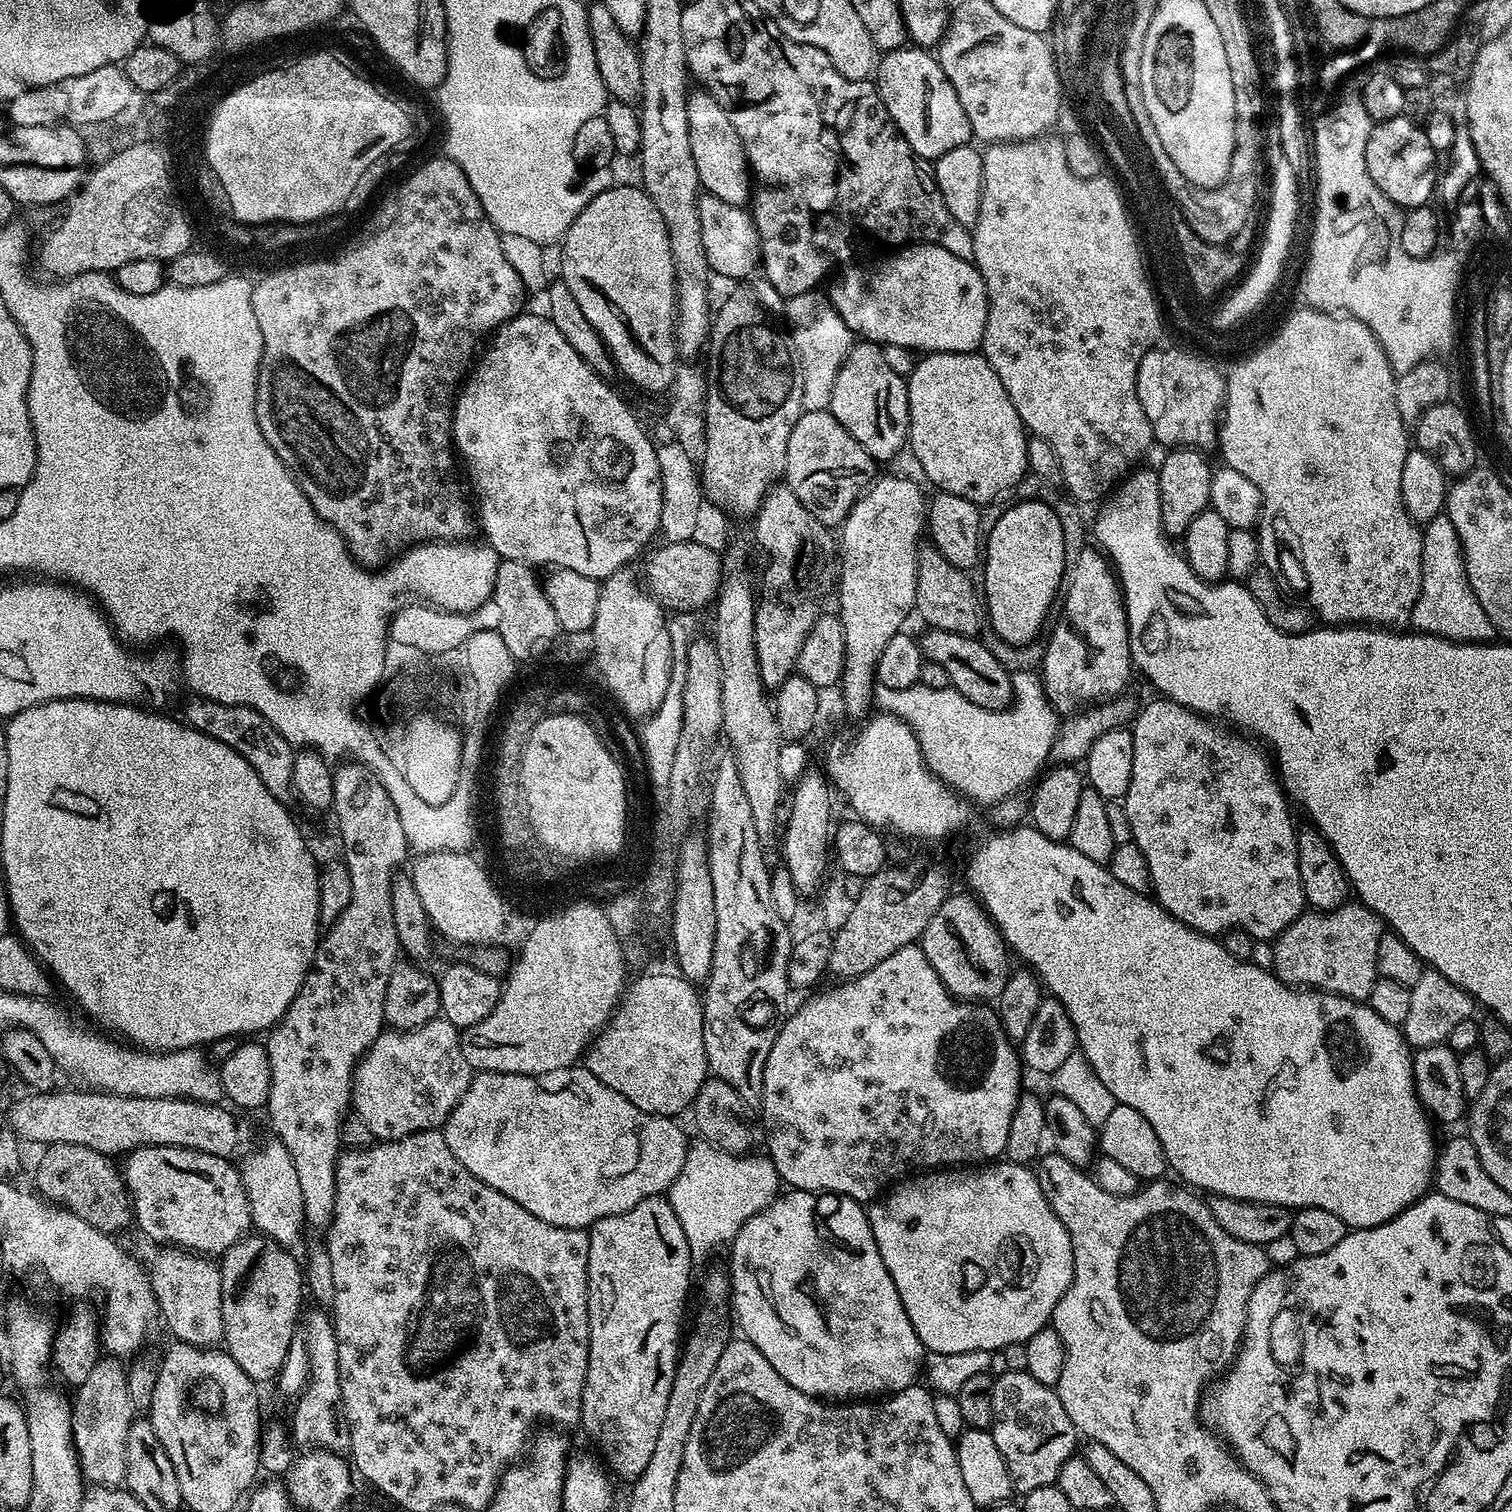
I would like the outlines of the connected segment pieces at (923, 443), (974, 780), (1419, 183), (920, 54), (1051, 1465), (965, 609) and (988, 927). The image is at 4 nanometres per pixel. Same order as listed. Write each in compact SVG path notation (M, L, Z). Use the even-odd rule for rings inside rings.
M929 352L921 355L916 361L914 370L906 378L908 382L908 409L910 410L910 426L908 427L907 447L912 448L924 476L933 484L933 489L950 494L958 494L958 498L966 498L971 504L984 506L987 500L1000 496L1004 491L1015 489L1016 485L1024 479L1028 472L1028 459L1026 458L1026 446L1029 437L1023 422L1018 418L1018 410L1014 410L1014 402L1006 394L1006 386L1002 386L1002 378L994 374L991 366L984 361L983 355L976 352Z
M1017 671L1012 677L1012 690L1014 699L1011 705L1000 712L974 706L974 702L970 702L951 686L942 690L930 690L930 686L921 683L906 690L877 687L874 700L879 707L880 704L884 707L881 709L885 713L900 717L912 727L912 732L920 743L926 766L943 784L959 792L973 805L991 806L1008 796L1017 795L1024 790L1020 788L1026 787L1028 783L1029 787L1041 775L1042 769L1049 763L1058 731L1058 713L1048 700L1044 683L1035 671Z
M1407 115L1373 123L1366 142L1366 170L1392 203L1404 210L1425 207L1438 188L1438 164L1432 140Z
M905 46L883 53L874 69L874 83L894 126L900 131L902 138L906 138L910 150L921 161L934 162L942 154L950 154L950 150L963 148L973 139L970 118L966 118L966 110L962 110L962 102L958 102L958 94L950 78L946 78L939 59L929 49Z
M1001 1371L1001 1376L994 1379L992 1401L994 1402L994 1418L991 1433L994 1442L998 1442L998 1450L1002 1450L1002 1458L1006 1462L1006 1470L1010 1474L1010 1482L1017 1493L1026 1494L1030 1490L1038 1490L1042 1486L1055 1484L1062 1466L1077 1451L1078 1433L1074 1422L1066 1414L1062 1402L1058 1398L1055 1387L1042 1385L1032 1378L1028 1372Z
M934 546L921 547L918 554L918 582L916 583L915 611L920 612L923 623L928 628L950 630L950 634L976 636L979 633L980 620L982 624L982 600L978 595L978 588L972 585L969 573L965 569L954 566Z
M952 894L942 902L942 906L934 914L934 918L930 918L923 936L918 941L918 947L924 951L930 966L934 966L938 978L946 986L950 995L969 1002L992 1002L999 998L1002 994L1002 986L1006 986L1008 981L1010 949L1004 943L1004 939L1000 937L996 923L981 908L980 901L971 894L963 895Z

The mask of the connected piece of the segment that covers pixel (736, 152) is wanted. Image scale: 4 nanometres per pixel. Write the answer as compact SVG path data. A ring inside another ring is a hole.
M692 90L686 102L686 122L690 124L690 154L694 154L694 166L698 166L701 189L709 196L722 198L722 202L747 205L754 181L742 138L738 138L738 130L734 130L728 112L714 102L709 92Z

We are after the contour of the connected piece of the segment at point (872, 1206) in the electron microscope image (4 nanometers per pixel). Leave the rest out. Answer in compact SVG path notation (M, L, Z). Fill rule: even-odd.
M992 1162L987 1166L968 1166L963 1170L928 1170L923 1174L916 1174L913 1180L908 1180L905 1184L899 1184L883 1198L871 1201L866 1211L874 1242L878 1246L878 1254L882 1254L882 1262L886 1262L890 1278L894 1278L894 1286L898 1286L898 1298L902 1298L902 1306L906 1306L910 1326L914 1326L918 1338L929 1353L962 1354L963 1351L986 1351L996 1354L1011 1344L1026 1344L1032 1335L1049 1327L1054 1306L1058 1306L1062 1294L1066 1294L1072 1281L1074 1250L1066 1226L1062 1226L1058 1214L1054 1214L1046 1194L1042 1194L1042 1186L1038 1186L1035 1171L1029 1165Z

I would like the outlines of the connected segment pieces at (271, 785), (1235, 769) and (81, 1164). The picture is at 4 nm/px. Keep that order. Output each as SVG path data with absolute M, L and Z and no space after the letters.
M193 695L191 699L184 708L183 719L192 728L205 732L210 738L218 738L218 742L230 746L230 750L242 754L242 758L246 758L246 762L254 766L258 778L262 778L262 784L266 786L266 790L270 790L270 794L274 794L274 798L291 801L291 796L294 796L292 771L296 757L291 739L278 734L270 721L262 718L262 714L258 714L258 710L250 706L223 704L197 695Z
M1155 699L1150 701L1141 712L1139 709L1130 724L1130 731L1134 738L1134 770L1130 774L1130 790L1126 790L1122 801L1126 818L1130 818L1132 843L1138 846L1138 850L1142 850L1142 858L1146 858L1148 877L1152 883L1151 895L1156 903L1161 904L1173 918L1180 920L1195 932L1216 936L1229 930L1239 930L1250 934L1257 942L1275 941L1276 937L1282 934L1282 930L1286 930L1286 926L1290 926L1301 916L1306 905L1302 882L1298 878L1298 850L1296 849L1298 828L1297 825L1292 825L1292 816L1288 813L1290 800L1279 779L1274 775L1273 761L1269 753L1255 739L1237 734L1224 726L1215 728L1212 725L1215 723L1209 717L1192 712L1186 706L1176 704L1172 700Z
M50 1144L41 1152L34 1188L45 1201L74 1213L82 1222L90 1222L100 1232L117 1234L133 1223L132 1198L113 1157L89 1146L72 1144Z

